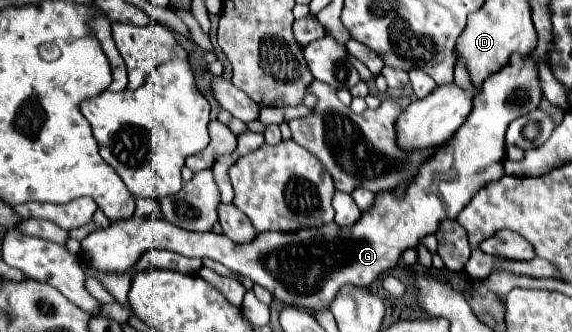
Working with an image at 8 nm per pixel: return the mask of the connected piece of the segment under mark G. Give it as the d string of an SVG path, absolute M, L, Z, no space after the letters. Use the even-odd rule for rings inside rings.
M513 56L511 62L509 62L503 70L499 70L497 74L493 74L491 78L487 78L487 80L483 82L483 86L477 90L477 94L475 94L475 98L473 98L473 110L471 110L471 114L467 116L467 120L463 122L463 126L455 132L455 136L449 138L449 140L445 140L441 146L437 146L435 152L433 152L429 158L425 158L425 162L419 166L419 170L417 170L417 174L415 174L413 178L409 178L407 182L399 184L399 186L397 186L395 190L391 190L391 192L379 192L379 194L375 196L375 206L371 206L371 210L365 210L365 212L361 214L361 218L359 218L353 226L341 228L341 226L337 226L335 222L329 222L327 226L319 226L319 228L311 228L311 230L295 230L295 232L291 232L291 234L267 232L267 234L259 234L259 236L257 236L253 242L249 242L249 244L235 244L235 242L231 242L227 236L217 236L215 232L189 232L189 230L183 230L183 228L179 228L179 226L175 226L175 224L171 224L171 222L167 222L167 220L159 220L159 218L129 218L129 220L117 220L117 222L115 222L113 226L109 226L107 230L95 230L95 232L91 232L91 234L81 242L81 256L83 256L83 260L89 264L89 268L93 268L93 270L97 270L97 272L109 272L109 274L125 274L125 272L133 270L133 268L135 268L135 260L139 260L139 258L143 256L143 252L147 252L147 250L151 250L151 248L171 250L171 252L183 254L183 256L187 256L187 258L211 258L211 260L215 260L215 262L221 262L221 264L227 266L229 270L233 270L233 272L237 272L237 274L241 274L241 276L253 280L255 284L267 288L277 300L287 302L289 306L297 306L297 308L303 308L303 310L323 310L323 308L329 308L329 304L333 302L333 298L337 296L337 292L339 292L343 286L349 286L349 284L351 284L351 286L355 286L355 288L367 288L367 286L369 286L373 280L377 280L383 272L395 268L397 262L399 262L399 258L401 258L401 254L403 254L407 248L415 248L421 238L425 238L427 234L437 232L439 222L443 222L445 218L449 218L449 220L457 218L457 214L459 214L459 212L463 210L463 206L473 198L473 194L479 190L479 186L485 186L487 182L499 180L499 178L503 176L505 130L507 130L507 126L509 126L515 118L519 118L519 116L523 116L523 114L535 110L535 108L539 106L541 96L543 96L543 92L541 92L541 86L539 86L539 76L537 76L537 68L535 68L535 60L533 60L531 56L529 56L529 58Z

